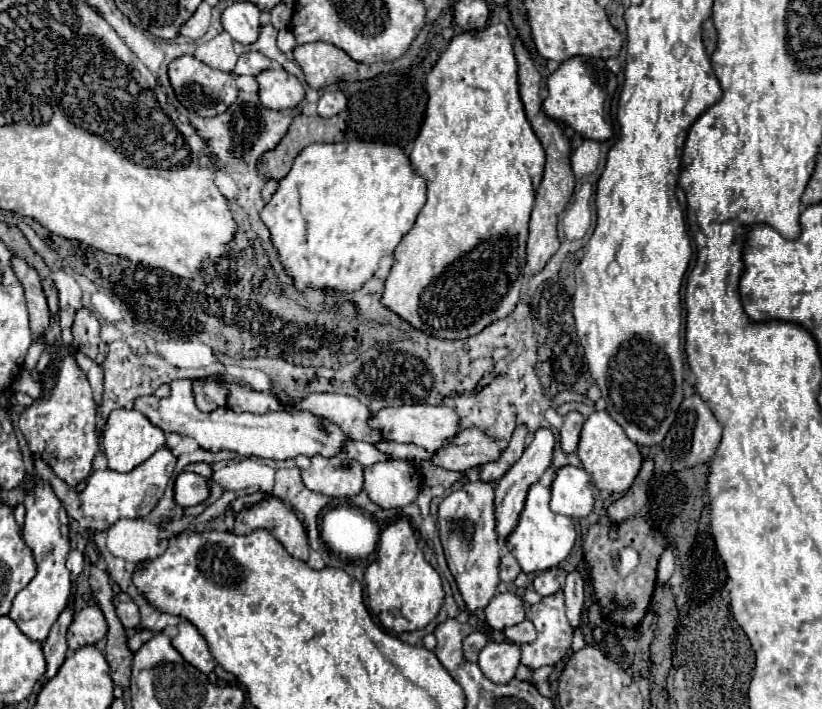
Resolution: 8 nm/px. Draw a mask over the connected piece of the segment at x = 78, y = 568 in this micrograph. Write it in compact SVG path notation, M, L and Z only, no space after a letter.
M72 551L72 553L68 555L66 567L68 567L68 571L70 571L74 577L78 577L78 575L82 573L82 567L84 567L84 557L82 557L82 553L80 553L80 551Z

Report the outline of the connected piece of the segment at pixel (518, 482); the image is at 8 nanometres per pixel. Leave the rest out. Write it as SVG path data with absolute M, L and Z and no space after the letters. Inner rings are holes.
M538 429L534 433L532 443L524 449L524 455L520 457L520 461L516 465L512 465L512 469L496 483L496 487L494 487L494 515L496 515L496 533L498 533L500 543L504 543L508 539L508 535L512 533L512 529L516 529L516 521L520 519L520 513L524 509L528 489L534 483L538 483L540 477L544 475L544 471L550 467L552 449L554 449L552 431L550 429Z

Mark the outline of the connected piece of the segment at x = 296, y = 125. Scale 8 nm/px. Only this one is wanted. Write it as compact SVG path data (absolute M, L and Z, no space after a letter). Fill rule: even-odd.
M296 115L286 137L278 143L276 149L264 153L258 159L258 171L270 179L284 179L288 169L292 169L292 161L314 143L338 143L344 139L346 123L344 119L336 117L310 117L310 115Z

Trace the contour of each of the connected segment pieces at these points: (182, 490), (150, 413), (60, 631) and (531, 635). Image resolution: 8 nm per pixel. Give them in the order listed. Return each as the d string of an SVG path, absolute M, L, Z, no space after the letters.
M180 473L176 477L176 503L180 507L192 507L204 503L210 497L208 479L198 473Z
M190 379L174 381L172 395L166 399L158 399L154 395L136 399L134 409L142 411L156 427L164 433L178 433L182 437L190 437L198 441L204 451L234 451L242 457L262 457L274 461L294 459L298 455L322 455L322 457L338 457L344 453L344 445L348 445L350 437L324 417L316 417L308 411L274 411L266 415L254 413L234 413L232 409L216 409L210 413L202 413L192 397Z
M72 601L66 607L66 611L58 617L58 621L54 623L54 627L50 629L48 639L42 643L42 651L46 657L46 673L42 675L40 683L46 683L48 679L52 679L56 675L56 671L60 669L60 665L66 659L66 629L72 623Z
M526 619L526 621L522 621L520 625L506 627L502 633L504 633L512 643L518 643L518 645L522 645L522 643L532 643L532 641L536 639L534 625L532 625L528 619Z

